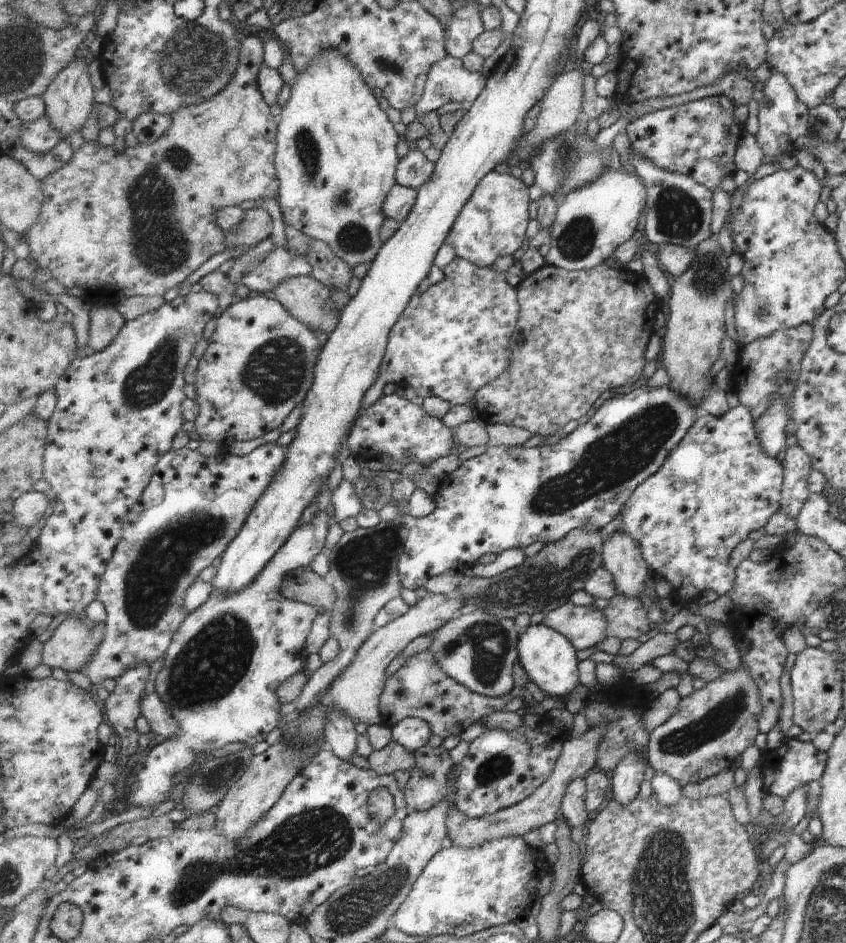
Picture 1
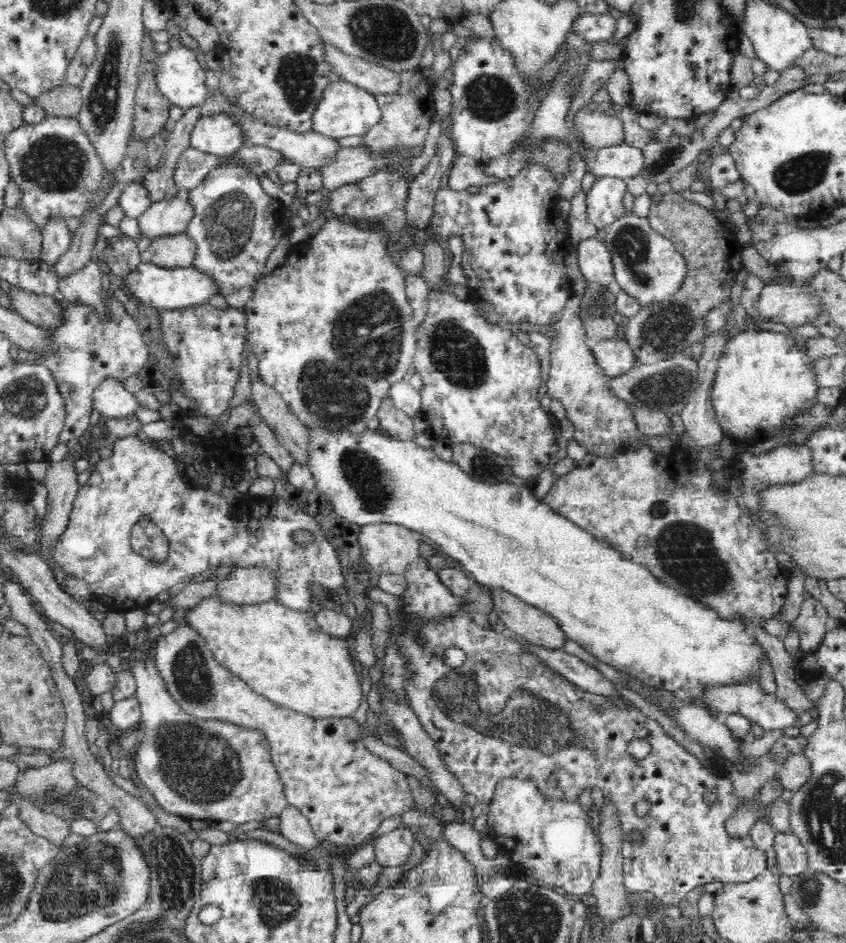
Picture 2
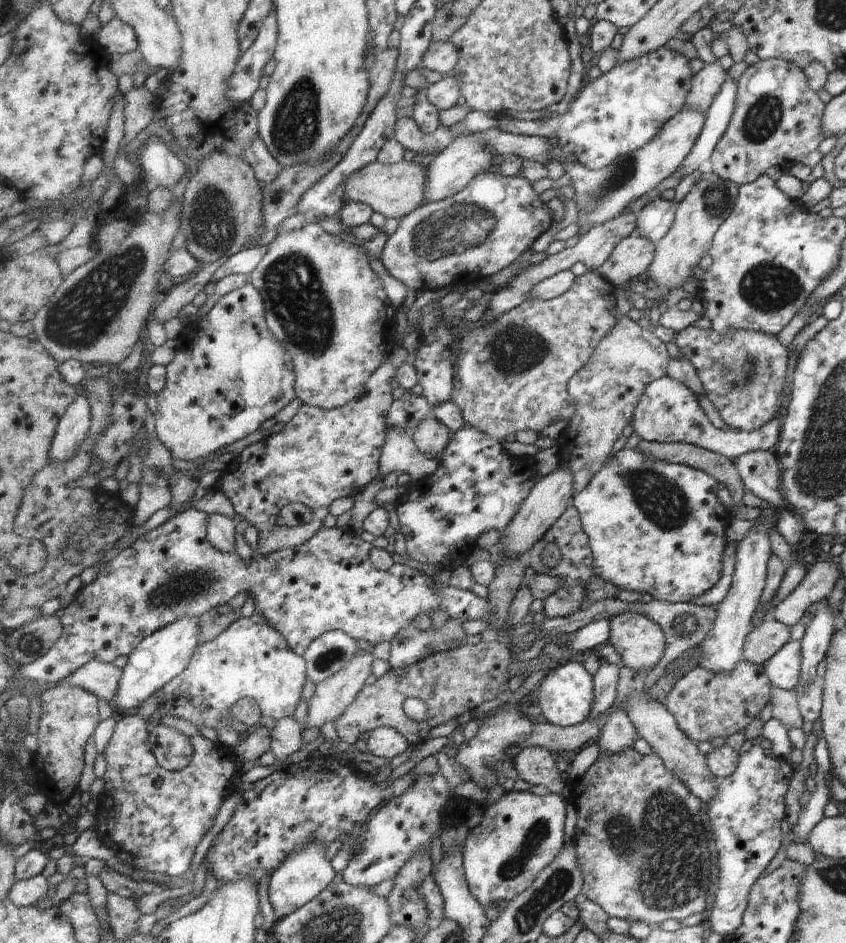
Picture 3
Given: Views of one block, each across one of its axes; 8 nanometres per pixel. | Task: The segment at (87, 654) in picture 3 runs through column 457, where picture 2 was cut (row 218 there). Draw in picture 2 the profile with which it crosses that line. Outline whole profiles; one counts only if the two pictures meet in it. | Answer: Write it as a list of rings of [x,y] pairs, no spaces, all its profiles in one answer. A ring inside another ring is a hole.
[[[596,179],[586,196],[586,212],[590,223],[600,230],[626,215],[622,201],[626,192],[626,182],[623,179]]]

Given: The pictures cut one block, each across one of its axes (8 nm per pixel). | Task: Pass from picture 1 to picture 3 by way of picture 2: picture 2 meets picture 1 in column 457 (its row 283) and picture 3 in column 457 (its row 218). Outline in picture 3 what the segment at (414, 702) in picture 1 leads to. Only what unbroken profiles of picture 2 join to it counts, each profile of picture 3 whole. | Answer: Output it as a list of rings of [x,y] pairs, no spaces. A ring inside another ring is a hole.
[[[481,641],[476,645],[463,645],[452,651],[437,653],[420,663],[400,669],[391,667],[372,684],[365,685],[356,701],[334,722],[341,741],[355,744],[379,727],[398,730],[410,745],[420,746],[428,740],[434,726],[459,718],[463,712],[475,710],[479,704],[499,696],[502,690],[513,687],[509,678],[512,652],[503,642]],[[408,698],[418,698],[427,703],[429,717],[423,722],[409,718],[404,709]]]

